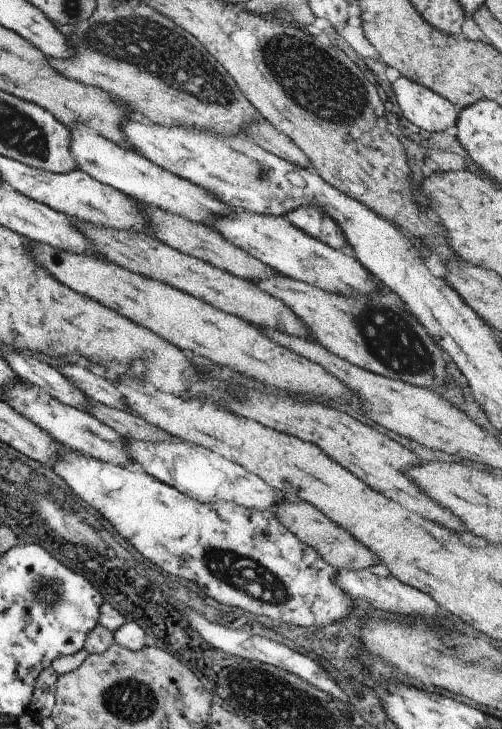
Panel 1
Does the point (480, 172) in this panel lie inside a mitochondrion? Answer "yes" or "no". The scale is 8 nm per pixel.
no

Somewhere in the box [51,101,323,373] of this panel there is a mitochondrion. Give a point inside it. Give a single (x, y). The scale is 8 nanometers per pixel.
(260, 174)

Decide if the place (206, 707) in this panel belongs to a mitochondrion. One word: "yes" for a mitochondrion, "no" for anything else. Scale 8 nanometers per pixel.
no

